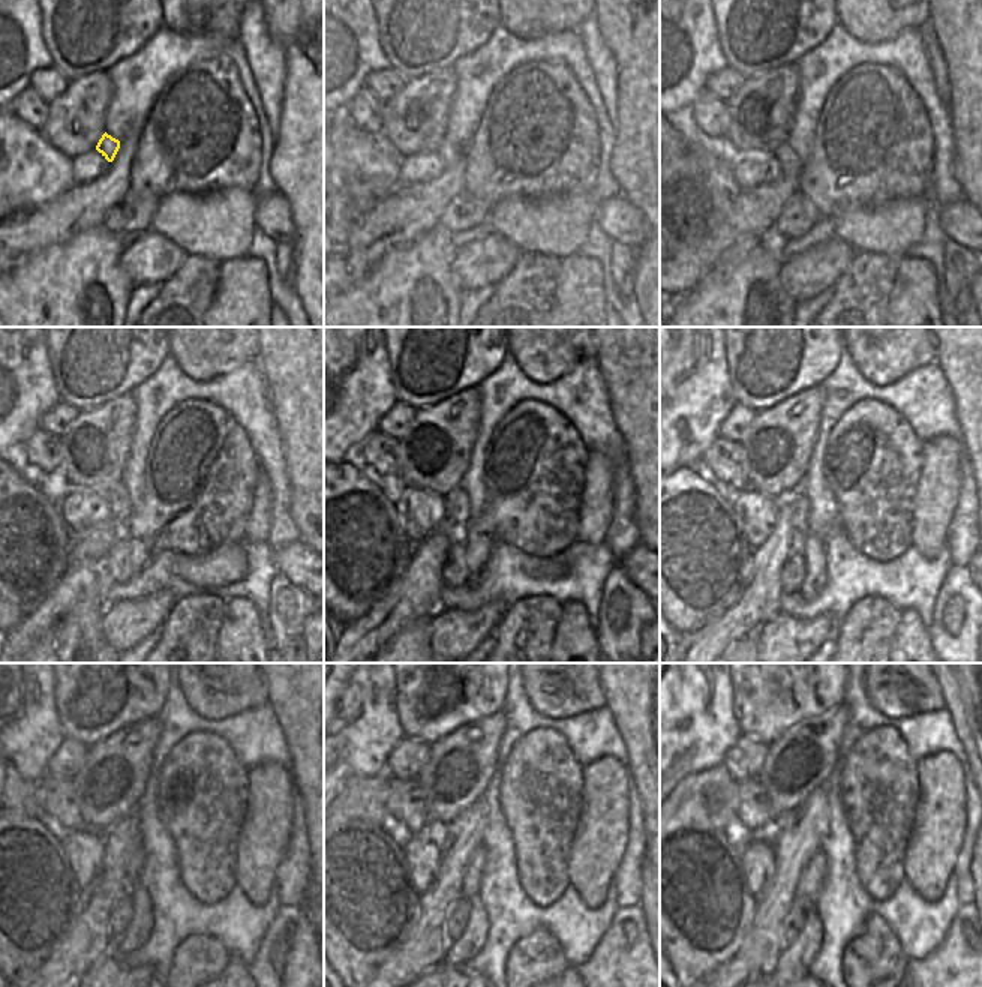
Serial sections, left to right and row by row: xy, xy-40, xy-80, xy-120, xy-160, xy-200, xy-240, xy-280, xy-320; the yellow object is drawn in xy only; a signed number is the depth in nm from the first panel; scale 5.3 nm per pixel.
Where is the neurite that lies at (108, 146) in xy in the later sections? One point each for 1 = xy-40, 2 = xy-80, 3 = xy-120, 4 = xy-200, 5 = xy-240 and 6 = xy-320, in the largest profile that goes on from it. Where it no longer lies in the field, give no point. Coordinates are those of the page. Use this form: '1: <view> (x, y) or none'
1: xy-40 (449, 153)
2: xy-80 (787, 159)
3: xy-120 (119, 500)
4: xy-200 (796, 501)
5: xy-240 (135, 864)
6: xy-320 (807, 891)

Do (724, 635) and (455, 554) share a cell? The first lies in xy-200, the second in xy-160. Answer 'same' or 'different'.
different

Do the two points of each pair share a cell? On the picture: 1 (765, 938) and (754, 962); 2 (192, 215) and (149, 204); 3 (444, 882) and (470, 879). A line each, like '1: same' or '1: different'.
1: same
2: different
3: different

